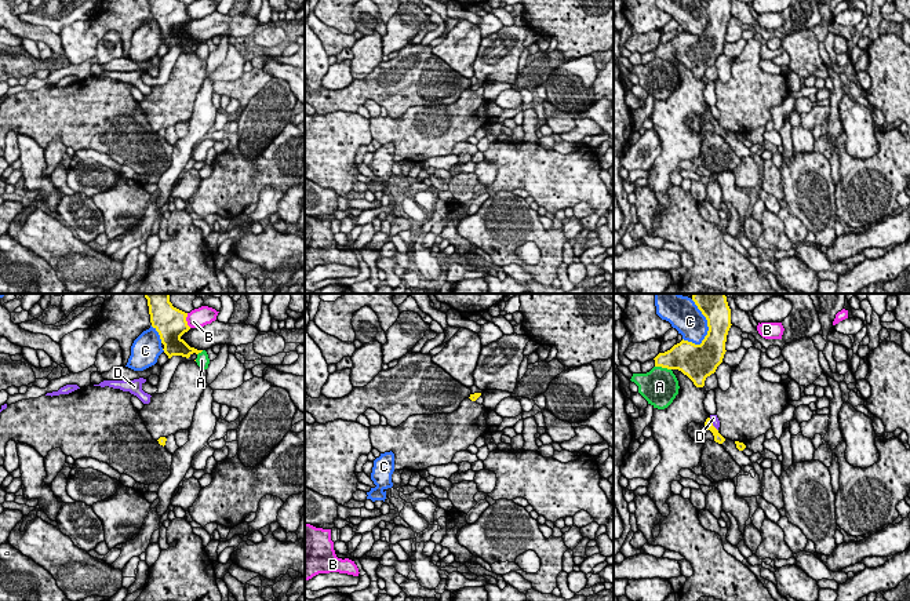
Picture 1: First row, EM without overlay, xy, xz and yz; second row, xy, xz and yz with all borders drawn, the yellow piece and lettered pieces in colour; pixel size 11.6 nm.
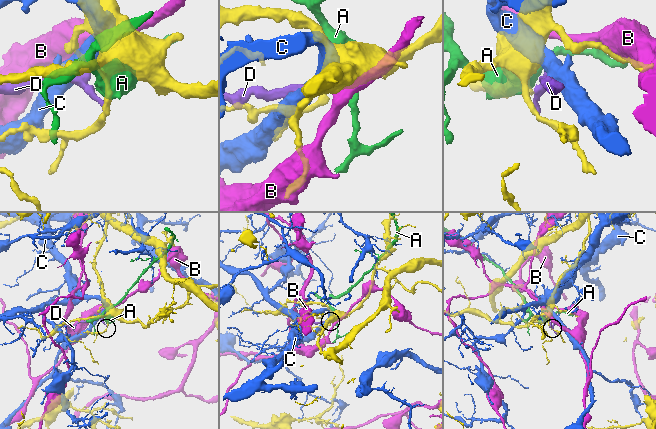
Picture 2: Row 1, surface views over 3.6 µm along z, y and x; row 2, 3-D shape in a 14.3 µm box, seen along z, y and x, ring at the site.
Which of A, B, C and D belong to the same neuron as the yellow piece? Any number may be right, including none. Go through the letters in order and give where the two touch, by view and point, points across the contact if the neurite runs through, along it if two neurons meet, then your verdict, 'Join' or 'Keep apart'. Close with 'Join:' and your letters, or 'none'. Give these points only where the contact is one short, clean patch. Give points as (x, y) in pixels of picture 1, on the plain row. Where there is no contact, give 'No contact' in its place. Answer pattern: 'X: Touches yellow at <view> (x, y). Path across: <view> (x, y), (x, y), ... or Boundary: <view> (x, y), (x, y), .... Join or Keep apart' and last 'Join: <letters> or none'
A: Touches yellow at yz (663, 58). Keep apart
B: Touches yellow at xy (185, 11). Keep apart
C: Touches yellow at yz (709, 19). Keep apart
D: Touches yellow at yz (712, 116). Boundary: yz (709, 109), (717, 121). Keep apart
Join: none

